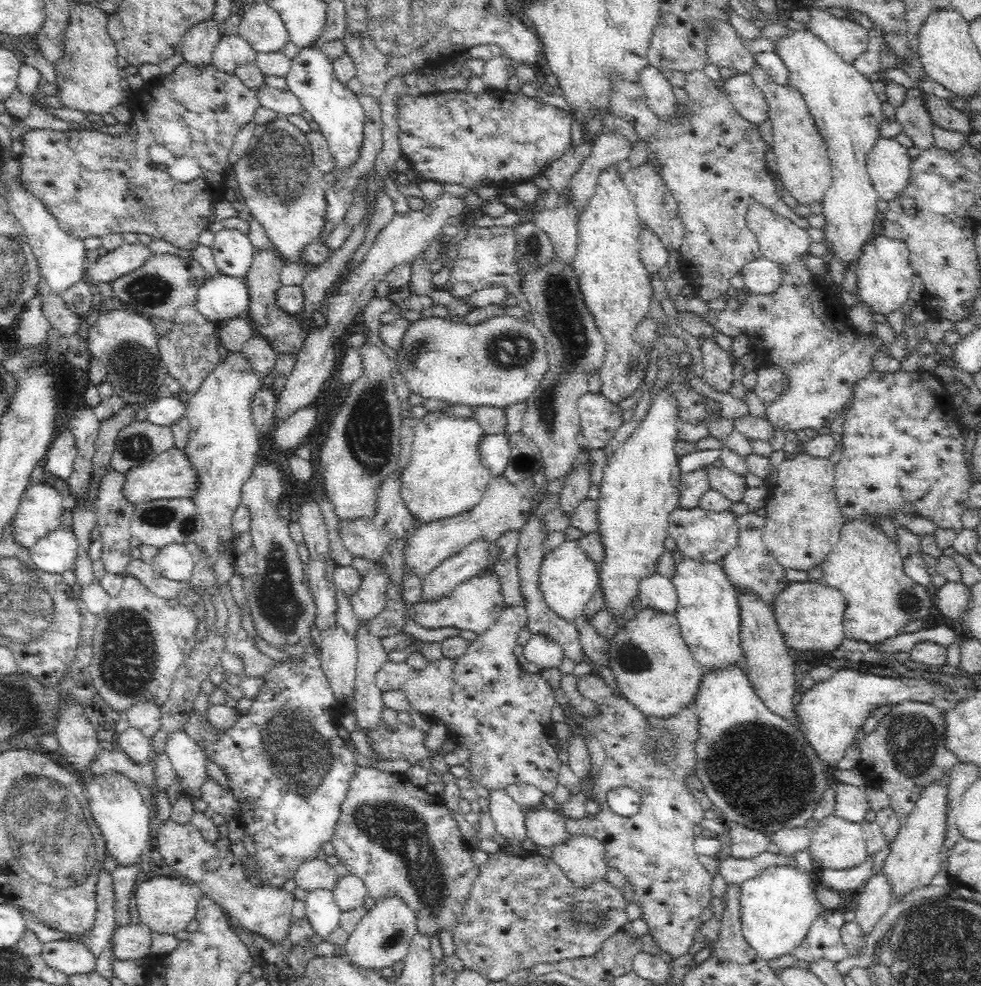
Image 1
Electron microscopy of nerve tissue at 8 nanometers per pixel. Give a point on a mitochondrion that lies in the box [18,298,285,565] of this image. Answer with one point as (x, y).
(132, 363)

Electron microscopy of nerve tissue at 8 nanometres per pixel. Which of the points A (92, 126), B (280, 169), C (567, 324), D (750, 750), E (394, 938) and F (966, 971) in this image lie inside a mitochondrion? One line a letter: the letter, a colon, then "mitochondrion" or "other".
A: other
B: mitochondrion
C: mitochondrion
D: mitochondrion
E: mitochondrion
F: mitochondrion

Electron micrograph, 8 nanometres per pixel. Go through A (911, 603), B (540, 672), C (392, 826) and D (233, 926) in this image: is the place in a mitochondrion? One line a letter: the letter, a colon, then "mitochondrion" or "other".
A: mitochondrion
B: other
C: mitochondrion
D: other

